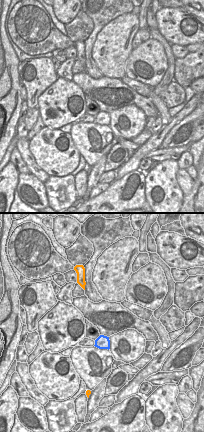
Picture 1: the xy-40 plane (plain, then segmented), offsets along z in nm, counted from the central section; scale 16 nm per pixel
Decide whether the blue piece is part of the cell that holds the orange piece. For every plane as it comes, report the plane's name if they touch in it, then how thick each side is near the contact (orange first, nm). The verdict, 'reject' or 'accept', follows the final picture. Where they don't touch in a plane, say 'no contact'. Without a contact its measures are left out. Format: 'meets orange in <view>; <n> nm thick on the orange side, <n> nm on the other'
no contact

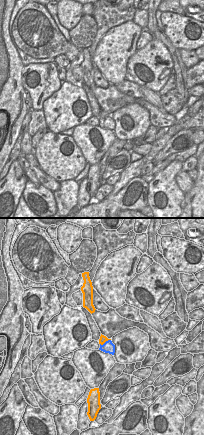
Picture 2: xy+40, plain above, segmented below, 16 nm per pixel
meets orange in xy+40; 120 nm thick on the orange side, 190 nm on the other

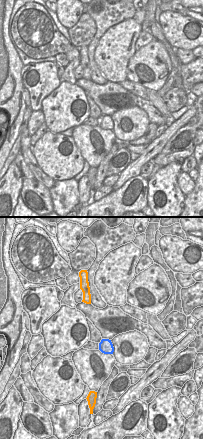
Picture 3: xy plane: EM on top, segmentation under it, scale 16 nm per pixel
no contact

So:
reject

